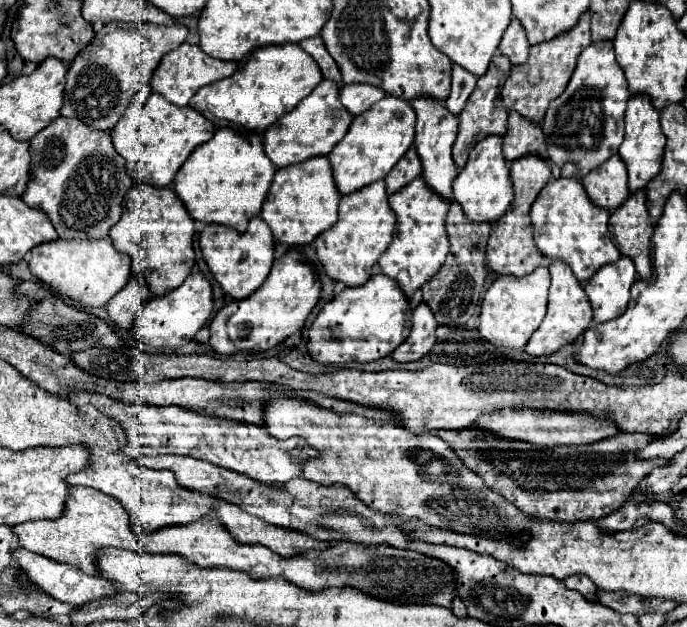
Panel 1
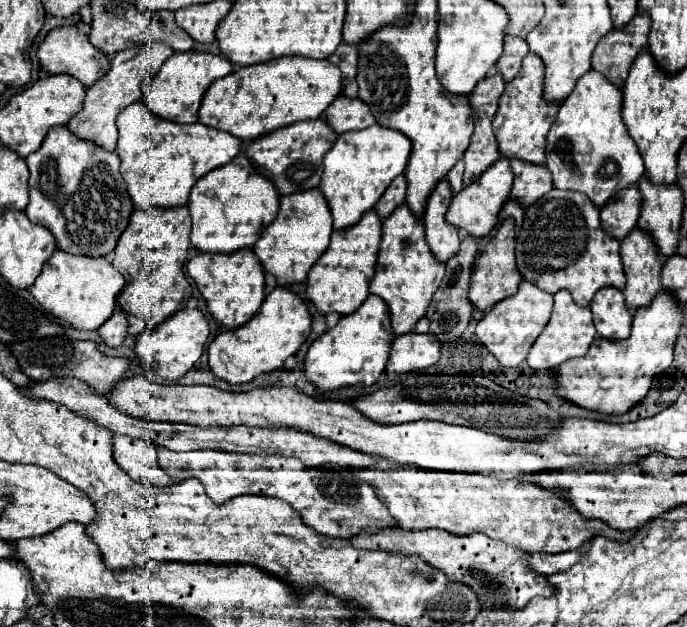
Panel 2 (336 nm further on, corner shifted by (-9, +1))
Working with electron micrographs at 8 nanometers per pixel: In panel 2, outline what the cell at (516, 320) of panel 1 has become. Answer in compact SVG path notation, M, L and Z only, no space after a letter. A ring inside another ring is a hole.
M522 280L514 296L500 300L482 316L482 320L476 326L476 336L498 358L502 366L516 368L526 360L534 340L540 336L540 332L548 324L550 312L552 312L552 294L542 292L540 288L534 288L534 284Z

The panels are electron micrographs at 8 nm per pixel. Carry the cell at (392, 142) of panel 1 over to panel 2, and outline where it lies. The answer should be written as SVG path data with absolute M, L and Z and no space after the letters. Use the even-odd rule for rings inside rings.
M374 124L366 130L344 132L338 136L336 144L324 156L324 174L320 190L330 206L334 228L346 228L356 224L360 216L374 208L390 182L406 170L406 160L410 158L410 138L394 128L382 128Z

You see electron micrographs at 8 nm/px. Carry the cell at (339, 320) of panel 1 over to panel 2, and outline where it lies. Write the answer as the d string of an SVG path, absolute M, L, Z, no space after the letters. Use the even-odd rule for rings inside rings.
M370 294L358 312L342 316L334 328L326 330L312 342L304 360L304 372L308 380L322 392L354 384L372 386L386 368L392 338L394 332L390 328L388 304L380 296Z

